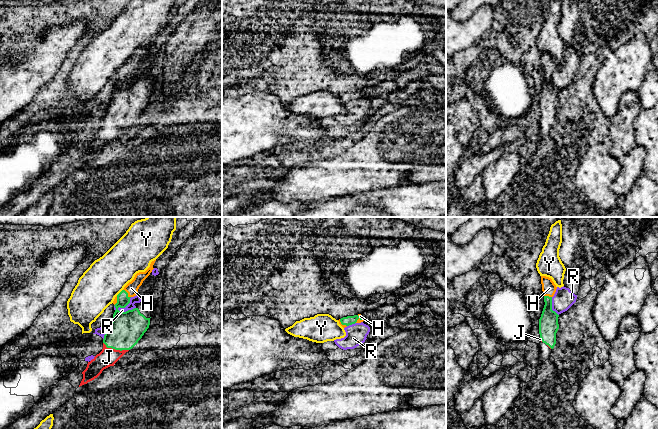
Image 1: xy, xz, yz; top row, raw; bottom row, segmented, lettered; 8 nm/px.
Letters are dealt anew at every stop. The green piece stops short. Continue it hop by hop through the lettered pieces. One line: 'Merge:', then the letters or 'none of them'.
Merge: H, J

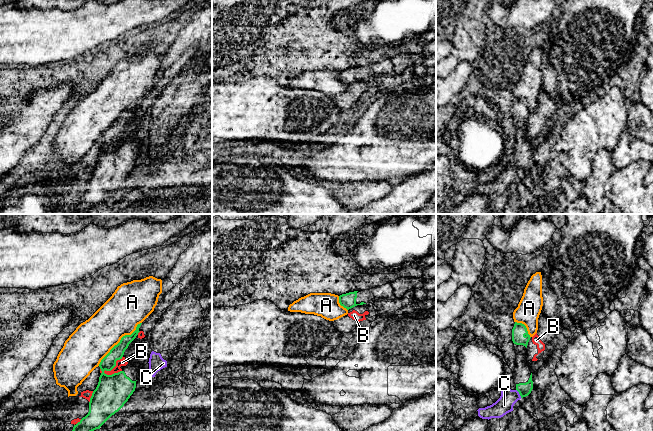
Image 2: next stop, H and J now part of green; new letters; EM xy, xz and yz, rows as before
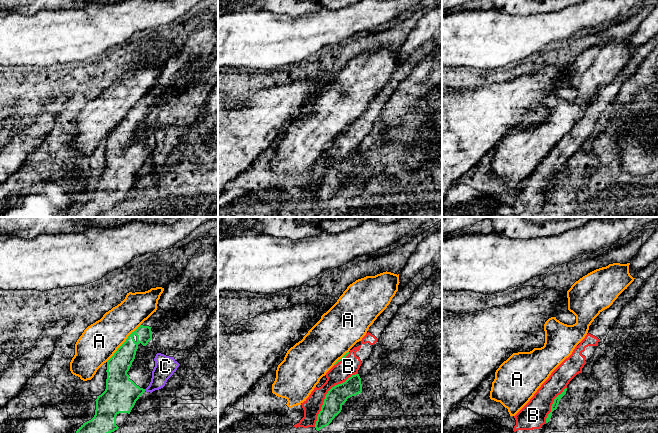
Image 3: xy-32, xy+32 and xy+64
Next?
Merge: none of them

